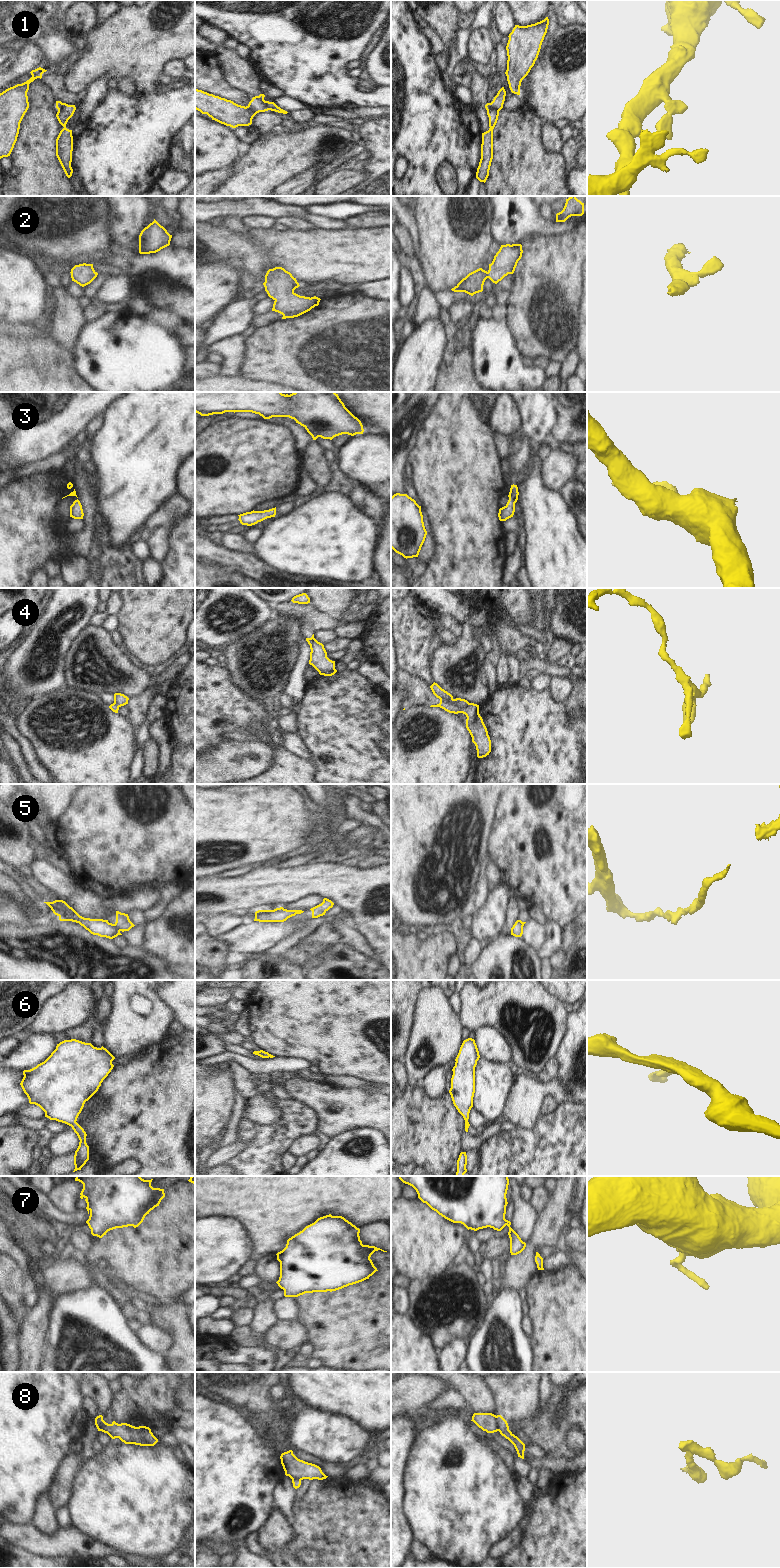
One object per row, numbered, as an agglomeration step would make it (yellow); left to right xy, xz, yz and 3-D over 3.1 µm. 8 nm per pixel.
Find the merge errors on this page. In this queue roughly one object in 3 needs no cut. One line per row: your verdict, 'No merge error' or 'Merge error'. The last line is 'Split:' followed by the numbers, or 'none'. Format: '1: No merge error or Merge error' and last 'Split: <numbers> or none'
1: Merge error
2: No merge error
3: No merge error
4: Merge error
5: Merge error
6: No merge error
7: No merge error
8: Merge error
Split: 1, 4, 5, 8.

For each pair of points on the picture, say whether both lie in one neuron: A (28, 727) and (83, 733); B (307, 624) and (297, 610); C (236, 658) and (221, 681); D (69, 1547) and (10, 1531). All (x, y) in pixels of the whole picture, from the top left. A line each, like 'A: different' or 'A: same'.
A: same
B: same
C: different
D: same

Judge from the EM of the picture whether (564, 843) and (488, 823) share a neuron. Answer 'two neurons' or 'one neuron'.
two neurons

